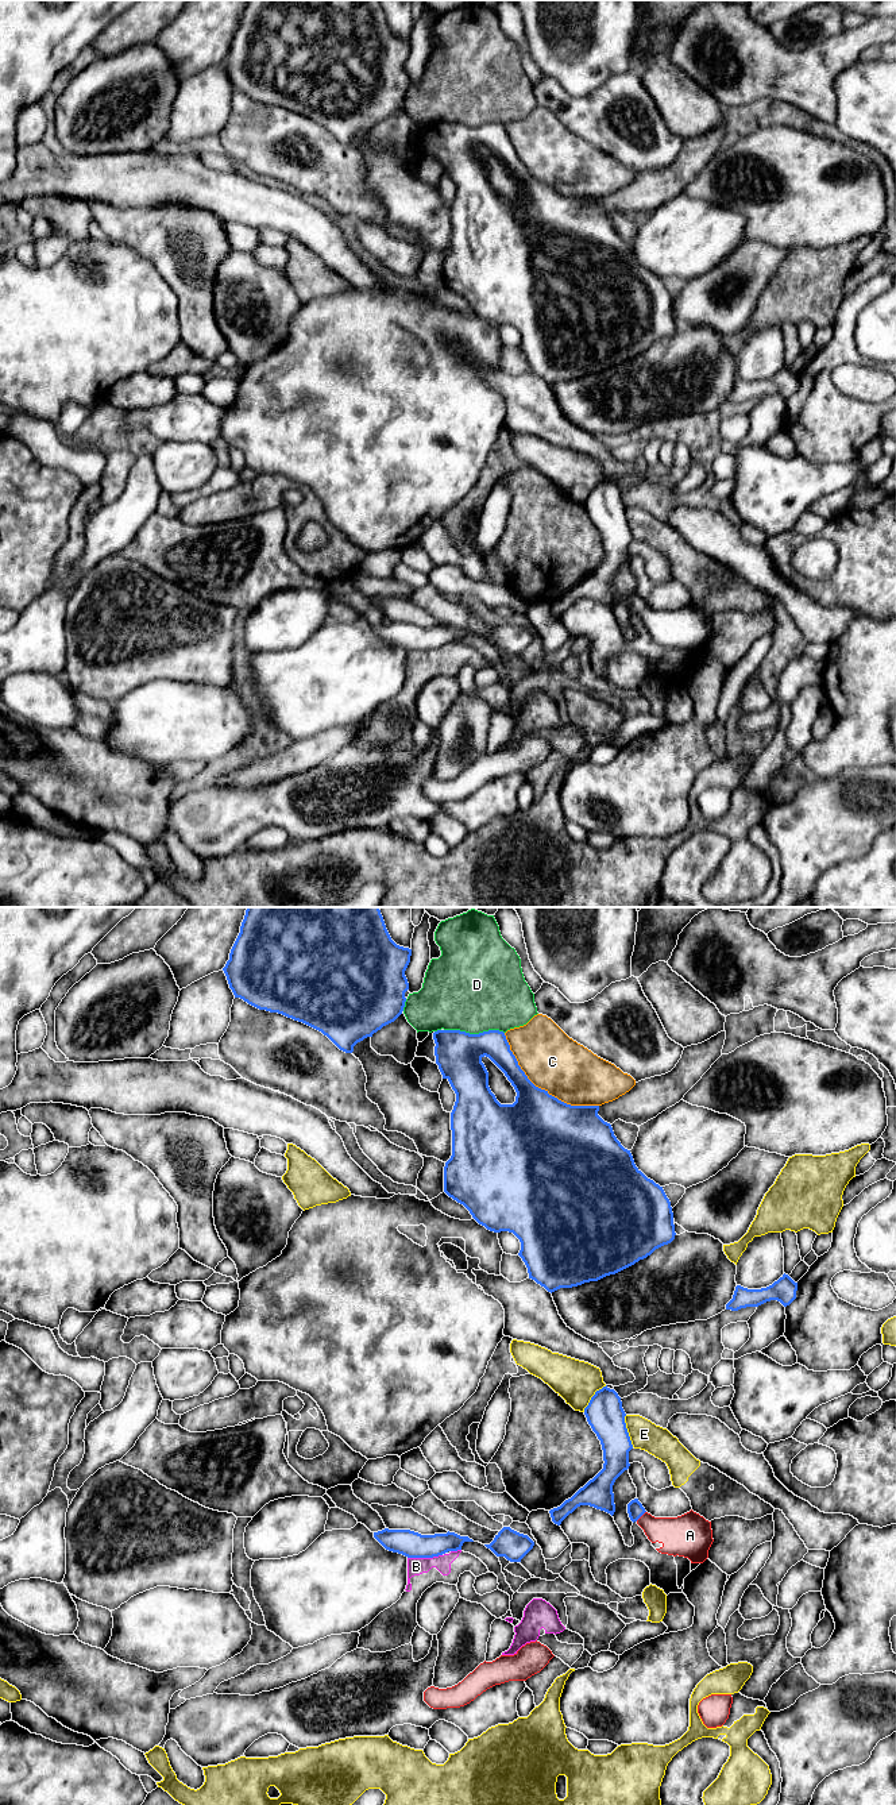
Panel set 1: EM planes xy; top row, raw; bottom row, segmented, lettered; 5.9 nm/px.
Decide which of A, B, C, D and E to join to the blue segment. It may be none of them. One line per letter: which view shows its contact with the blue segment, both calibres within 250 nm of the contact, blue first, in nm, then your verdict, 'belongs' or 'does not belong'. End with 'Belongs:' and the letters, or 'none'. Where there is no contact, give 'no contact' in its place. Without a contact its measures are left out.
A: contact in xy; calibres 100 and 200 nm; belongs
B: contact in xy; calibres 160 and 110 nm; does not belong
C: contact in xy; calibres 440 and 340 nm; does not belong
D: contact in xy; calibres 280 and 480 nm; does not belong
E: contact in xy; calibres 220 and 170 nm; does not belong
Belongs: A

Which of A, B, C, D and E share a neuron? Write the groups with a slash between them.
A / B / C / D / E

